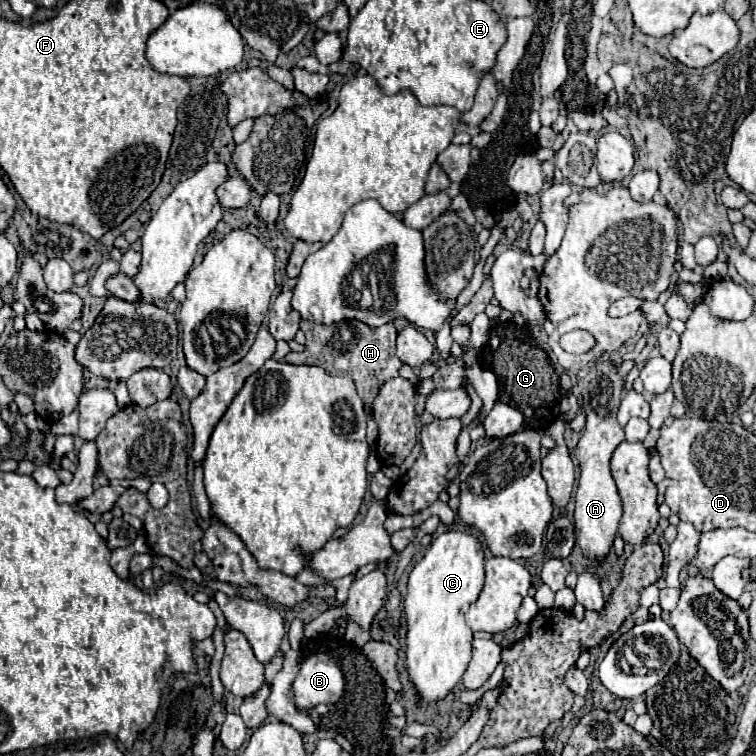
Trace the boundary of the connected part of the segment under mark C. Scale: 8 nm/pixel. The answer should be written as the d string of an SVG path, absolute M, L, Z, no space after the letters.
M443 532L439 534L431 546L425 550L423 558L411 570L407 582L407 596L405 596L405 616L407 616L407 636L405 636L405 666L409 672L409 680L417 690L419 704L433 704L443 700L465 674L465 668L471 660L471 638L473 632L465 622L465 612L469 606L479 598L483 588L483 562L485 554L481 542L467 534L467 532Z

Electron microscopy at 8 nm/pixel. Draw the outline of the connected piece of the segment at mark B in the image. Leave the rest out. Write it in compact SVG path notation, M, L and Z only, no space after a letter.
M323 652L309 656L297 680L293 680L293 702L299 710L311 710L317 704L335 704L345 690L341 668Z

